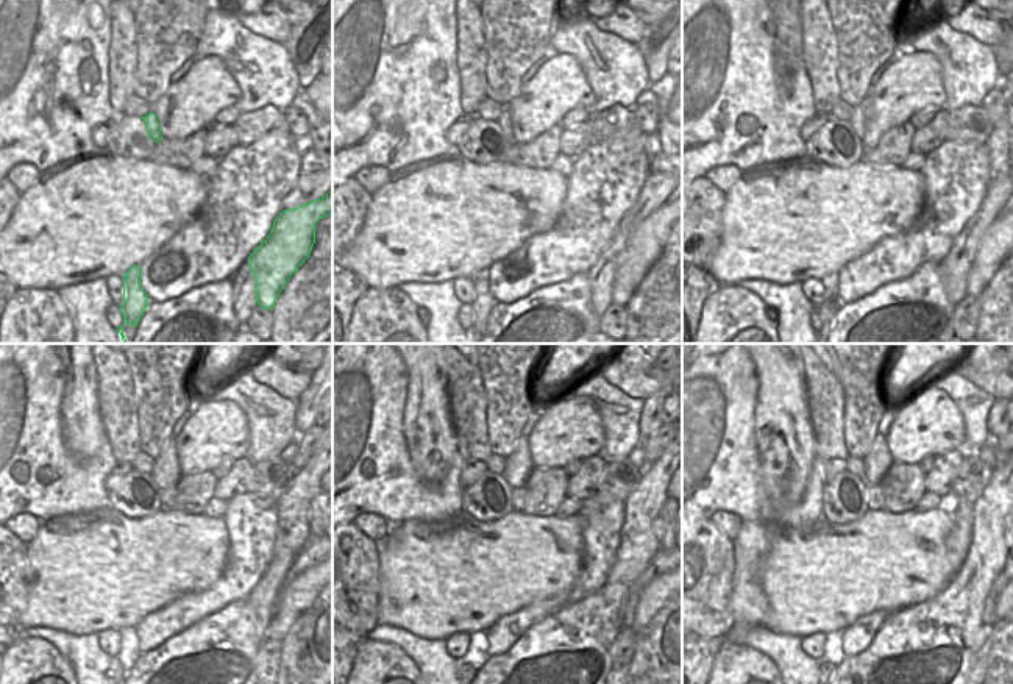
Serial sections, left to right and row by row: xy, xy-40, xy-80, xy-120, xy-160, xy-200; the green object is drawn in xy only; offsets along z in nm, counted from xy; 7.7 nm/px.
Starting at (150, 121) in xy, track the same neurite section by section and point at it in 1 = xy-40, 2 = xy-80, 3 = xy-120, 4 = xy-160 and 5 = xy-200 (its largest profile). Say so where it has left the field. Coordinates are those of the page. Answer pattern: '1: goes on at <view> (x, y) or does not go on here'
1: goes on at xy-40 (504, 121)
2: goes on at xy-80 (857, 122)
3: goes on at xy-120 (166, 473)
4: goes on at xy-160 (518, 464)
5: goes on at xy-200 (879, 459)

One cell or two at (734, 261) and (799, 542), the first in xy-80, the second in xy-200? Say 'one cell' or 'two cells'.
one cell

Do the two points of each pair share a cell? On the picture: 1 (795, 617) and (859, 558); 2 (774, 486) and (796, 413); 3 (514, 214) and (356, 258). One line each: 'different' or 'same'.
1: same
2: same
3: same

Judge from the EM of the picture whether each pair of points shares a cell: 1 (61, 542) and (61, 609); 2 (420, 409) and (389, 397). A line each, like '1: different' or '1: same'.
1: same
2: different

